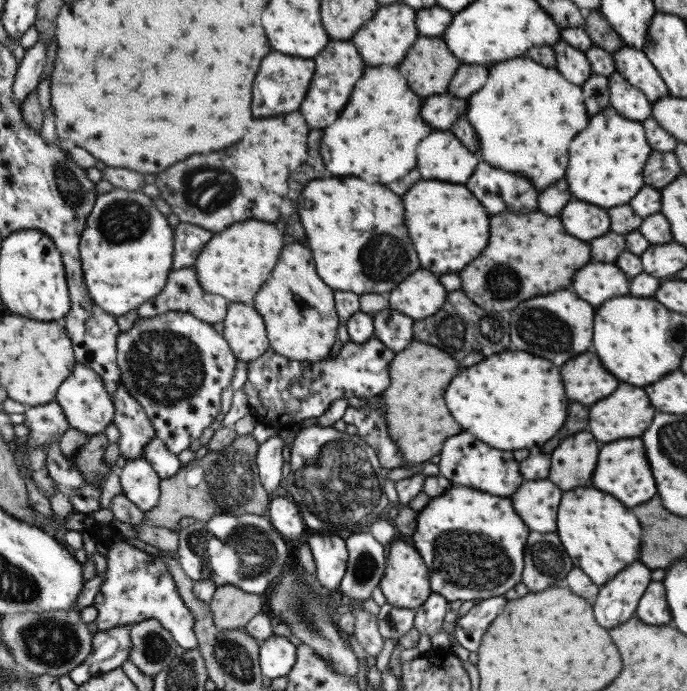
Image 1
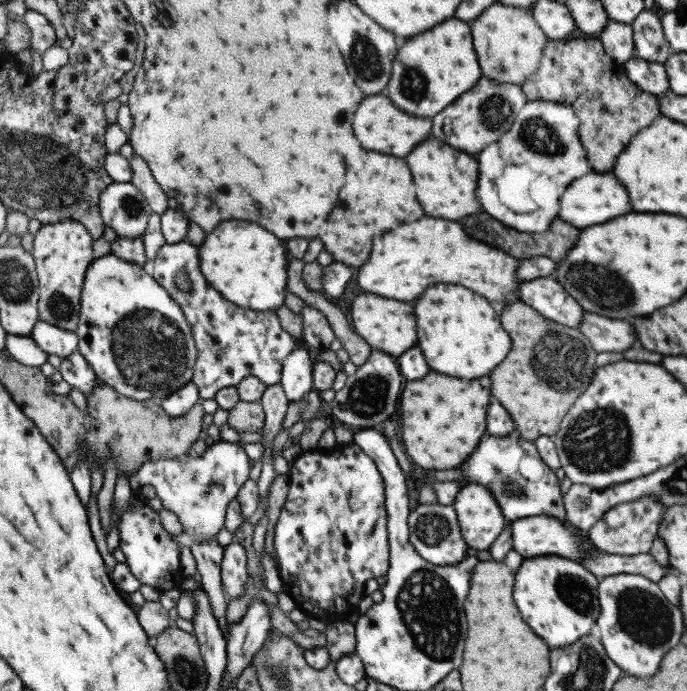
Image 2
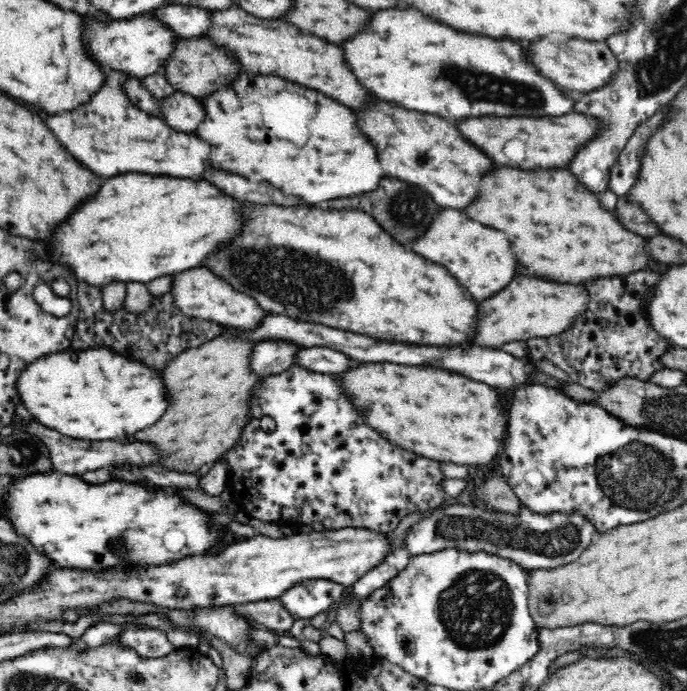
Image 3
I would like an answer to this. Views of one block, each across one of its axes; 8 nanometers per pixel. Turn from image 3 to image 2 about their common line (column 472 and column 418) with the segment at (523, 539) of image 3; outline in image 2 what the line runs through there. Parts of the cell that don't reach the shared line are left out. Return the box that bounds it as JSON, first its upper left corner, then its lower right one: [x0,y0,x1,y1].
[407,504,469,566]

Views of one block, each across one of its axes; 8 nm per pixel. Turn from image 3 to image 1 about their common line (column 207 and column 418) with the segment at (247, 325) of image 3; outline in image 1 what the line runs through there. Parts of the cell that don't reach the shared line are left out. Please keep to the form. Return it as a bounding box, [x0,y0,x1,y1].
[385,270,447,322]

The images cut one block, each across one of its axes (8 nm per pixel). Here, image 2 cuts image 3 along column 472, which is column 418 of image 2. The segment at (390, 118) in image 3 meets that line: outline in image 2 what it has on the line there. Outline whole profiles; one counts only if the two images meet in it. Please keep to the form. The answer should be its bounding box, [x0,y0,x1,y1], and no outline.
[405,136,479,220]

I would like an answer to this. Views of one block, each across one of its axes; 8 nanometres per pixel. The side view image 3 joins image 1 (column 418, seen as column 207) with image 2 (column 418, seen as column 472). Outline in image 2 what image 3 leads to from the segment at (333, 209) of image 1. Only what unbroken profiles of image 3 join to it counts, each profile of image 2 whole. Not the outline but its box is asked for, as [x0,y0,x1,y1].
[415,286,509,380]

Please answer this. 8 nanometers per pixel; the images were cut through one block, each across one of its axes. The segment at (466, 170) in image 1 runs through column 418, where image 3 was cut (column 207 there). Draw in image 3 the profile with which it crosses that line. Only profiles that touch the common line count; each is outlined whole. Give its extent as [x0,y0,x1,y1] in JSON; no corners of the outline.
[46,70,212,180]

